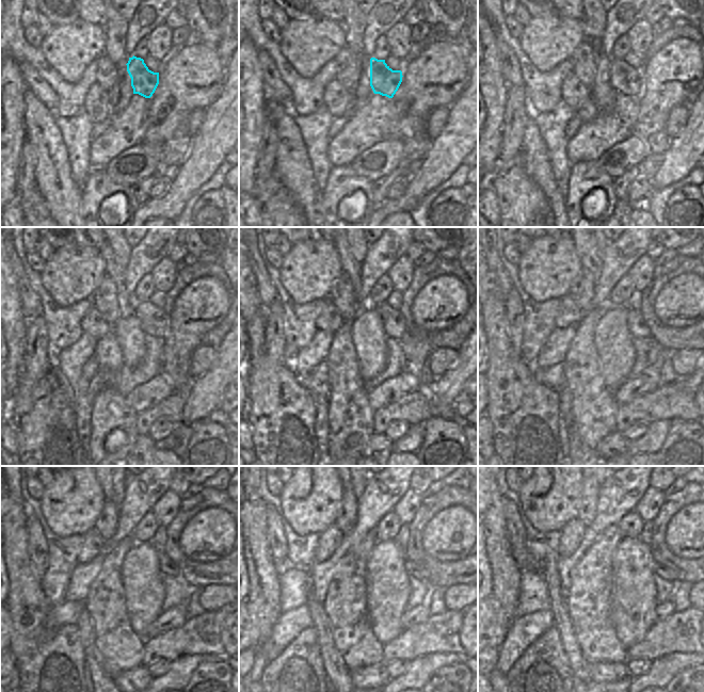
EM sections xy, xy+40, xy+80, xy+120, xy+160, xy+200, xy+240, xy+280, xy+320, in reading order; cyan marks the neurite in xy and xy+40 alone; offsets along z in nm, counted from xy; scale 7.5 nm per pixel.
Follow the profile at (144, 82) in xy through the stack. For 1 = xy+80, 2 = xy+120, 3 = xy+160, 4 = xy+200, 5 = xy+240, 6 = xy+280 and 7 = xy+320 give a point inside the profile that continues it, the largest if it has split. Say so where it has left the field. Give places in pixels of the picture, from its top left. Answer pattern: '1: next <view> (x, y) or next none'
1: next xy+80 (624, 79)
2: next xy+120 (153, 320)
3: next xy+160 (394, 323)
4: next xy+200 (638, 327)
5: next xy+240 (166, 567)
6: next xy+280 (411, 568)
7: next xy+320 (665, 573)

